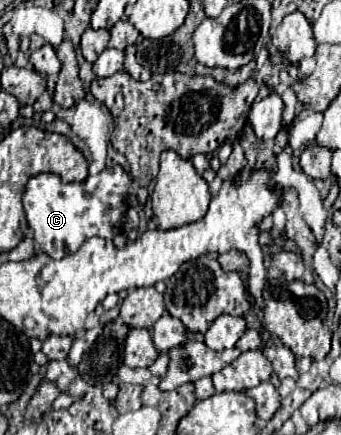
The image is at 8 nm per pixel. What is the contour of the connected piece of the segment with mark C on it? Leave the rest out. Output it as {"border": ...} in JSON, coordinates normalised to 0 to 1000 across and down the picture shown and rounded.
{"border":[[[326,379],[308,384],[290,402],[261,402],[249,416],[208,416],[191,421],[167,398],[114,398],[97,402],[67,444],[67,476],[73,476],[73,499],[85,522],[97,526],[97,549],[114,563],[126,582],[138,582],[150,595],[179,595],[191,586],[220,582],[238,559],[261,545],[308,545],[331,549],[355,531],[355,503],[372,490],[372,448],[378,448],[378,425],[384,407],[355,379]]]}

